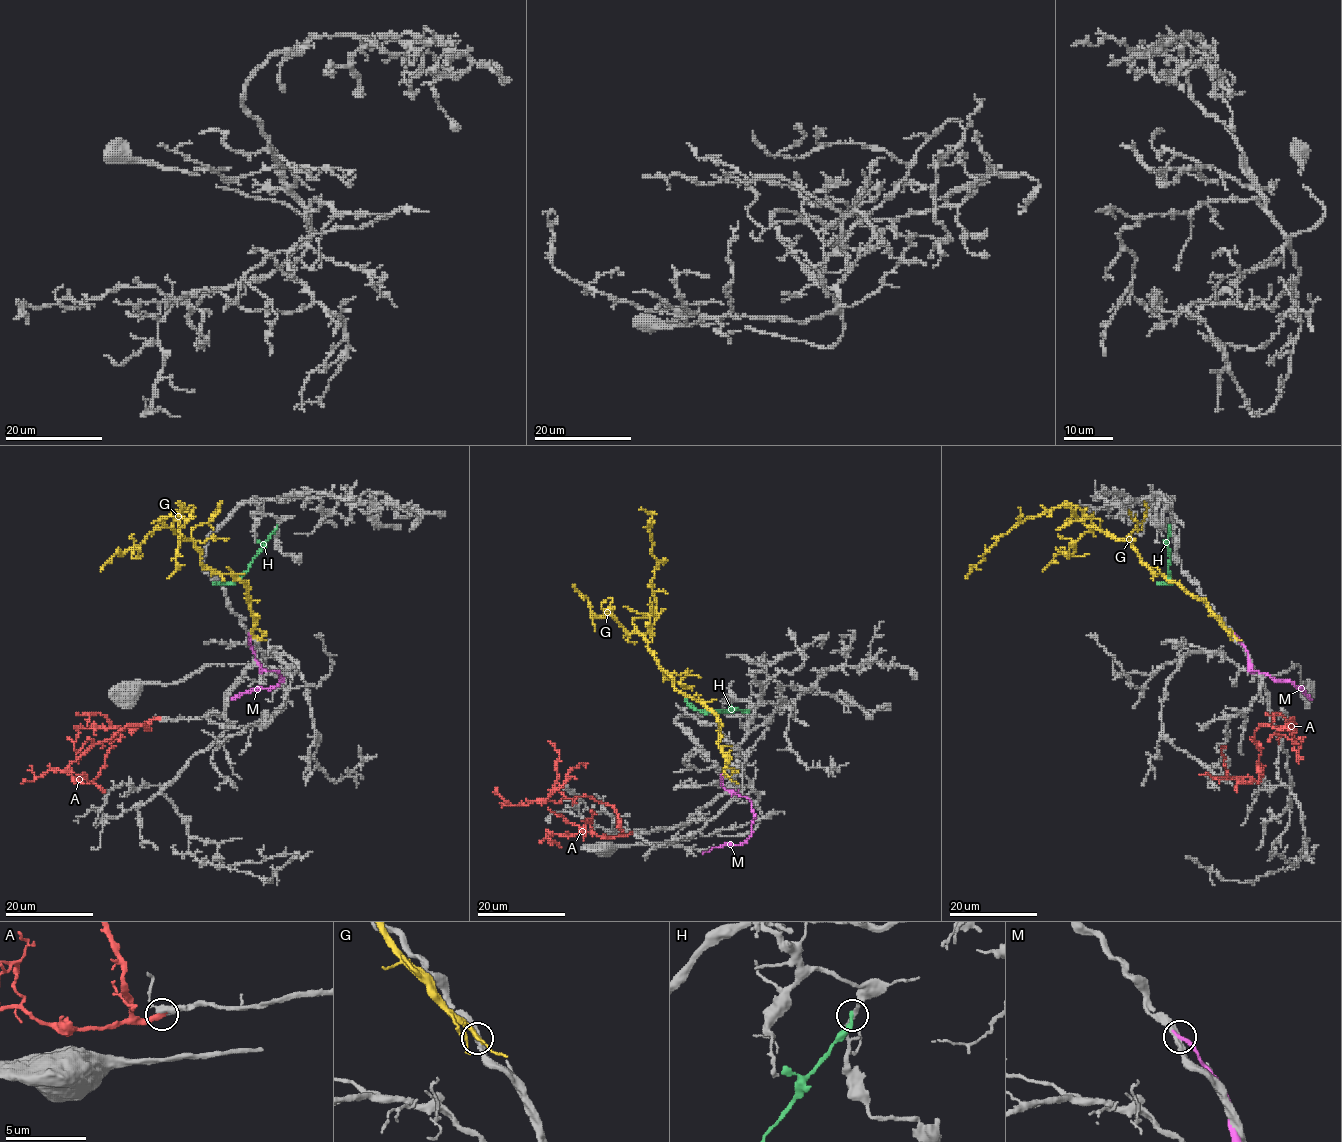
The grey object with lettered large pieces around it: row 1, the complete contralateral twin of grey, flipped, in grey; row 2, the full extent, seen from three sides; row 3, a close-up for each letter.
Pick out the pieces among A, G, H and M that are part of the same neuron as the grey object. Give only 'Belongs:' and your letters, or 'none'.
Belongs: A

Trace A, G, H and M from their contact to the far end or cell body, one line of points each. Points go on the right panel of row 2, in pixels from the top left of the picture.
A: (1291, 717), (1281, 730), (1260, 725), (1255, 732), (1257, 782), (1227, 774), (1220, 749), (1226, 747)
G: (1233, 635), (1203, 600), (1155, 573), (1127, 541), (1096, 526), (1075, 505), (1059, 504), (1019, 521), (966, 577)
H: (1170, 526), (1166, 546), (1170, 581), (1169, 584), (1158, 582)
M: (1234, 634), (1247, 651), (1254, 670), (1292, 682), (1311, 699)

